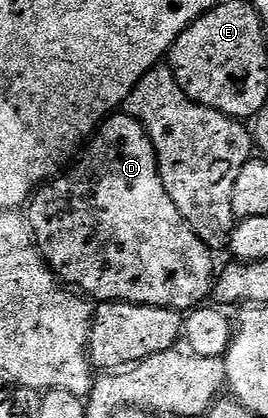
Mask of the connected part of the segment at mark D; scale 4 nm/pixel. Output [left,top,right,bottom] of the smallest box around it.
[29,111,216,311]

